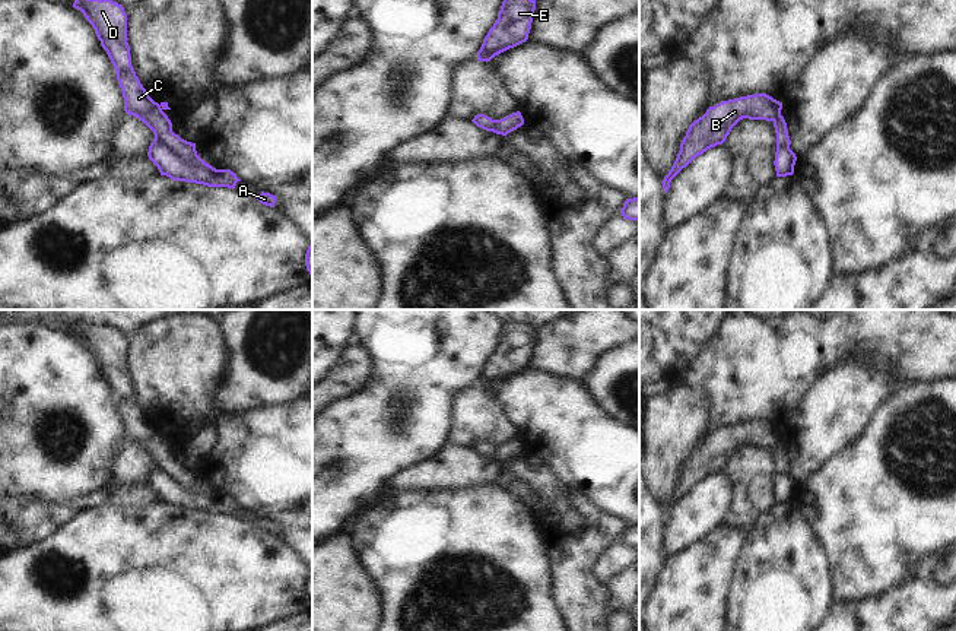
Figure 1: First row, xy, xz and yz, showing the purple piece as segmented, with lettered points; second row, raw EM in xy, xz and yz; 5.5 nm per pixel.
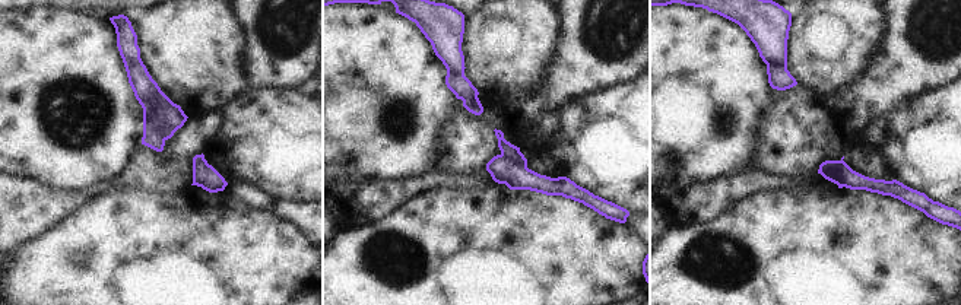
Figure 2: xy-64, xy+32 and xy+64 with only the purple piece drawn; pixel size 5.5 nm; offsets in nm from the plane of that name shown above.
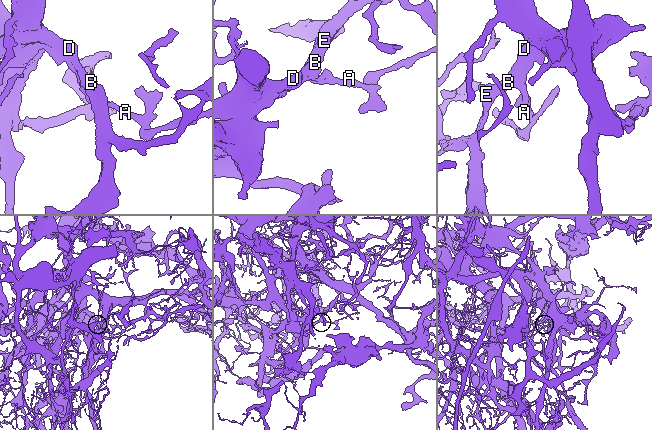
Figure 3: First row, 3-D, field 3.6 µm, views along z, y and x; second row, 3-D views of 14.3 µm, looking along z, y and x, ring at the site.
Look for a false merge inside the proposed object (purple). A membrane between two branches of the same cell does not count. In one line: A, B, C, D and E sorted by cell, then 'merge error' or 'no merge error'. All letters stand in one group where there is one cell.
A B D E / C | merge error

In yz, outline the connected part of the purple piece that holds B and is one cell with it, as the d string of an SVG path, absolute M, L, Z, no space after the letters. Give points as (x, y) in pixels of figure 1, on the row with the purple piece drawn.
M766 93L740 96L709 107L695 120L680 143L677 158L664 177L663 188L670 188L671 180L686 168L696 156L708 149L722 145L731 129L743 118L775 121L781 115L782 102Z

